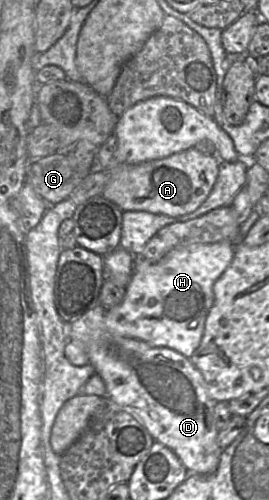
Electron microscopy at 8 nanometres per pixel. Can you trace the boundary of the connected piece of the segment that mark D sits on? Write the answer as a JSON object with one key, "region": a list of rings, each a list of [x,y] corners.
{"region":[[[98,304],[72,320],[69,326],[71,340],[79,340],[85,344],[88,363],[95,368],[95,374],[102,378],[106,396],[135,415],[154,441],[170,448],[177,455],[188,473],[208,475],[215,472],[224,449],[217,444],[219,431],[212,416],[213,407],[217,402],[208,396],[200,371],[189,358],[171,348],[152,346],[145,341],[110,332],[104,323],[105,311],[106,309]]]}

